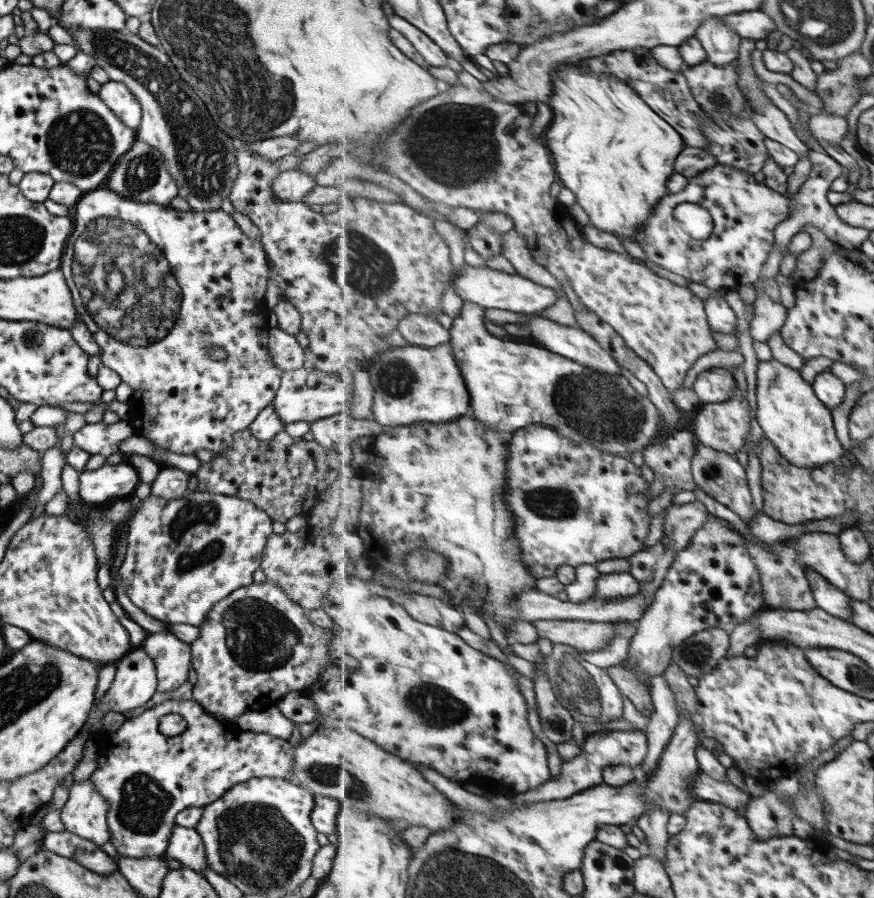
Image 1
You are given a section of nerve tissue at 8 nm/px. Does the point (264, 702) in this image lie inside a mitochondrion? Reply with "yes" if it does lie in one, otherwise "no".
no

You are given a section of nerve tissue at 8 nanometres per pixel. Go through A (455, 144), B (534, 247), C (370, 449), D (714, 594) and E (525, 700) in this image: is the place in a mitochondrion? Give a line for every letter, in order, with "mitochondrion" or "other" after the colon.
A: mitochondrion
B: other
C: other
D: other
E: other

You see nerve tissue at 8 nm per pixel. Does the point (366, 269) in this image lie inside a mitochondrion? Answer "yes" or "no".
yes

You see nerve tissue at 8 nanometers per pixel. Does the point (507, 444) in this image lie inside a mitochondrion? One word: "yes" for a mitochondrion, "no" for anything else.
no

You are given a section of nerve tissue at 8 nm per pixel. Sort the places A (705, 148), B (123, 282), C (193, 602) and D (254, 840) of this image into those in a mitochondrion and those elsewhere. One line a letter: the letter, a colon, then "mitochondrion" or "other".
A: other
B: mitochondrion
C: other
D: mitochondrion

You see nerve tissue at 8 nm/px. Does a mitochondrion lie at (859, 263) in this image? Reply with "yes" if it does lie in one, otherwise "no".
no

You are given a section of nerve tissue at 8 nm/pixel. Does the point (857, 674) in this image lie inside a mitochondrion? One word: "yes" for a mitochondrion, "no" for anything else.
yes

